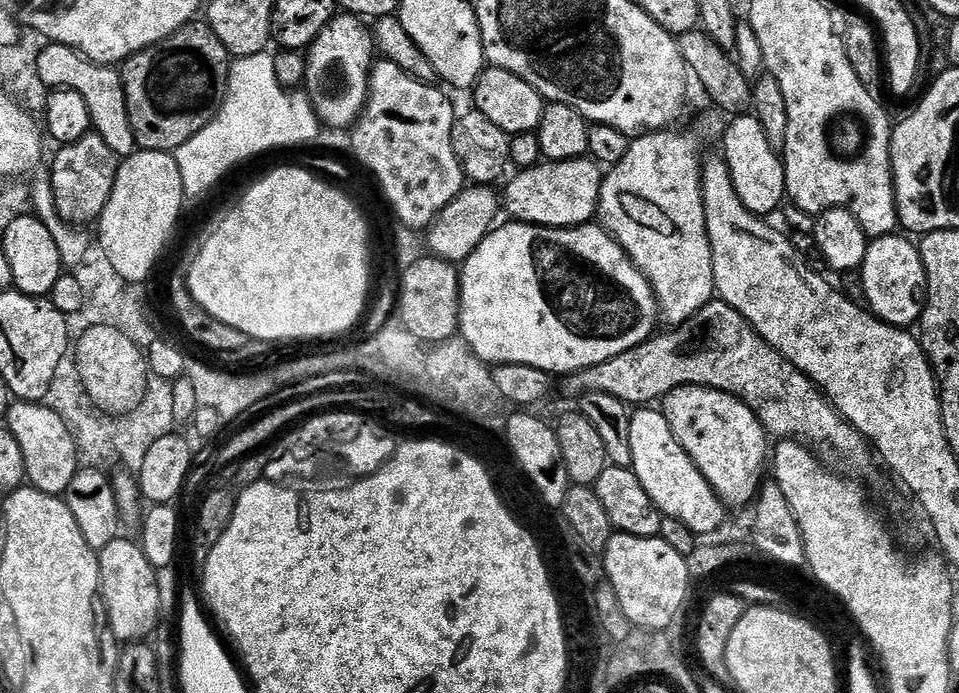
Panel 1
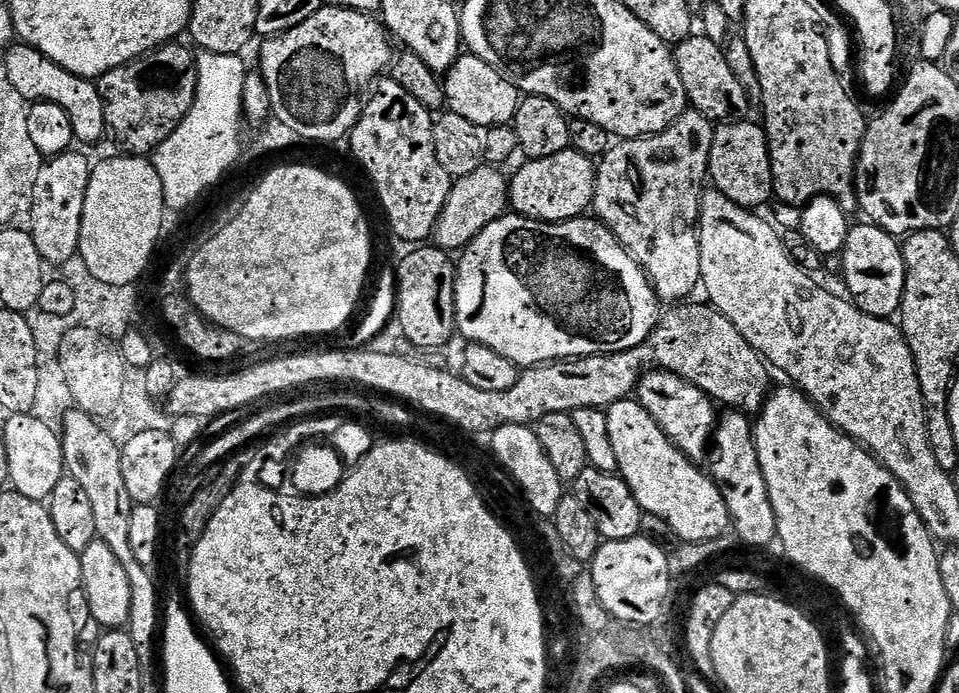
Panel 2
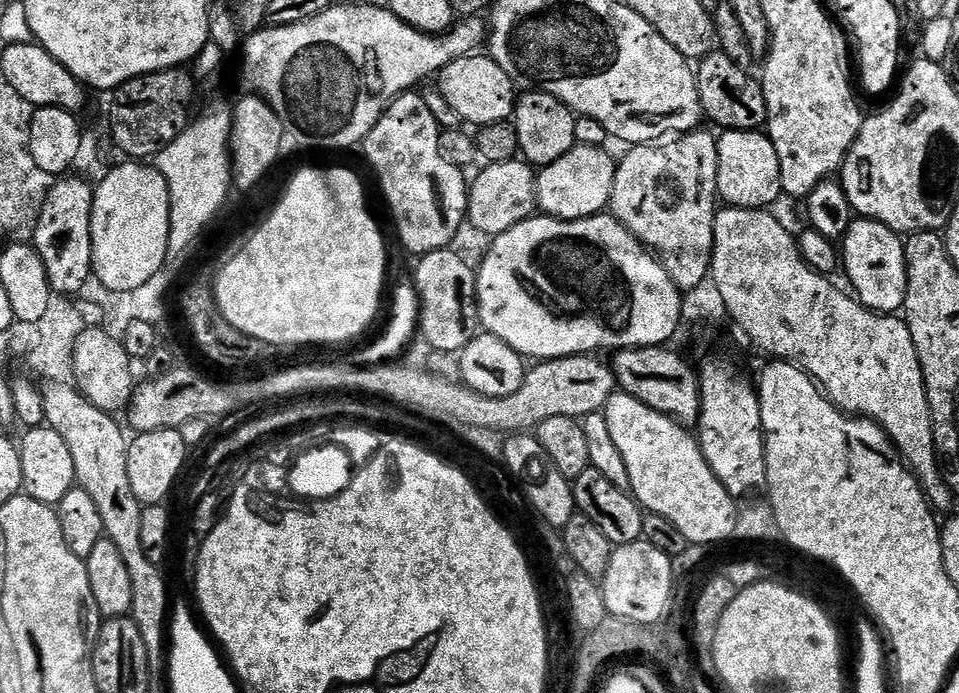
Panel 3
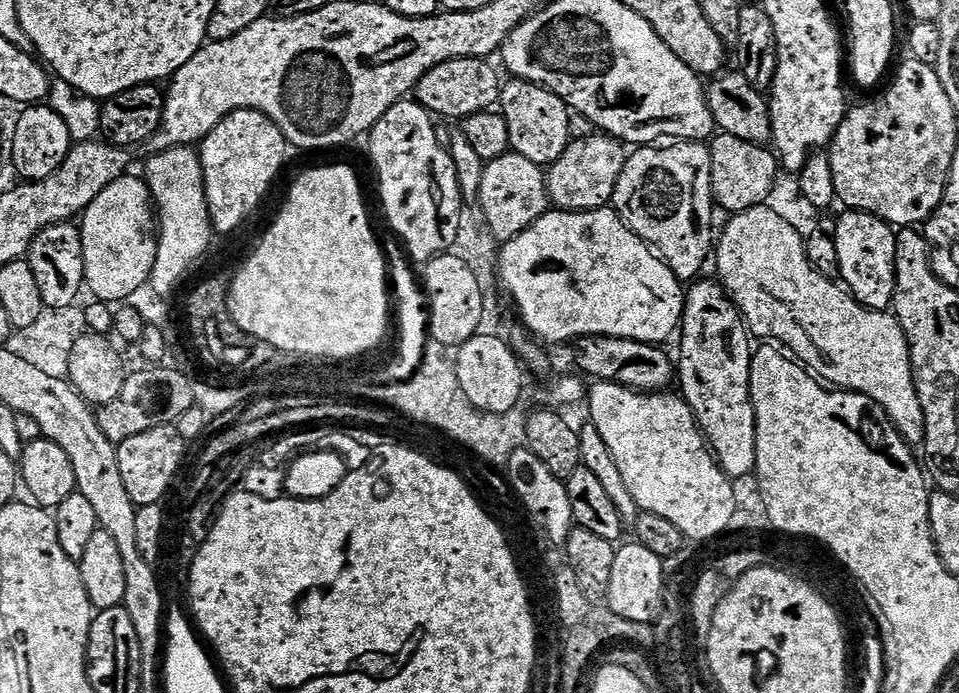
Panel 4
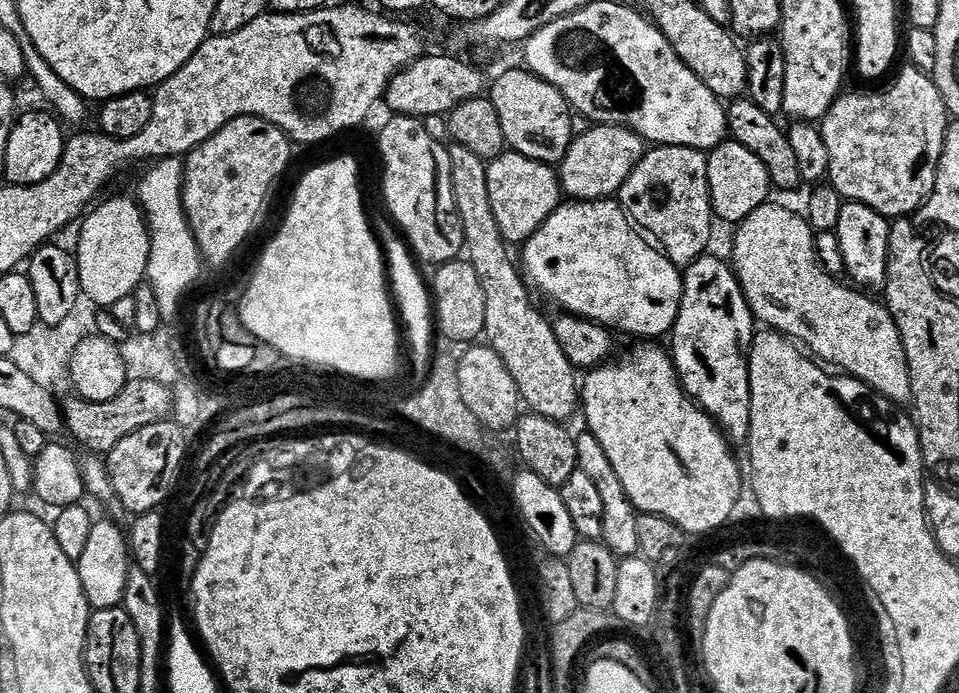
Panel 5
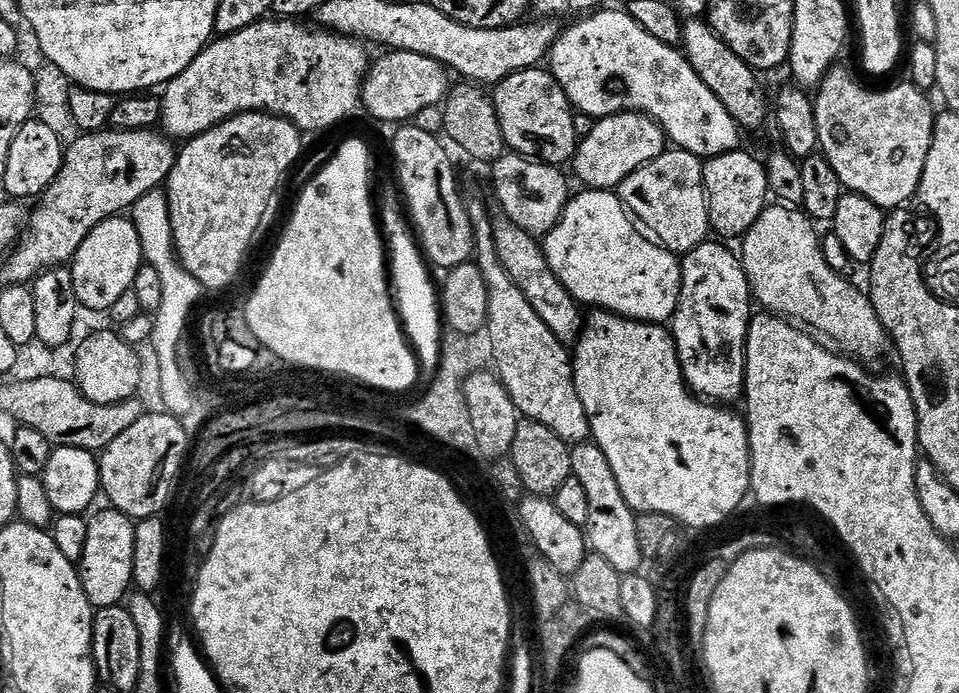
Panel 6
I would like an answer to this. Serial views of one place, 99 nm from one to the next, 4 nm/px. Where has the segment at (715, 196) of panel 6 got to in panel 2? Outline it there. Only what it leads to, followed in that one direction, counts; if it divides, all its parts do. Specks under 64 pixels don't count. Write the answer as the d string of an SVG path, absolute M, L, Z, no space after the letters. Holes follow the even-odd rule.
M724 122L715 129L710 180L716 183L713 184L715 191L741 208L756 210L759 204L766 203L774 196L774 152L770 147L770 137L761 125L759 128L756 124L738 123L742 122Z

